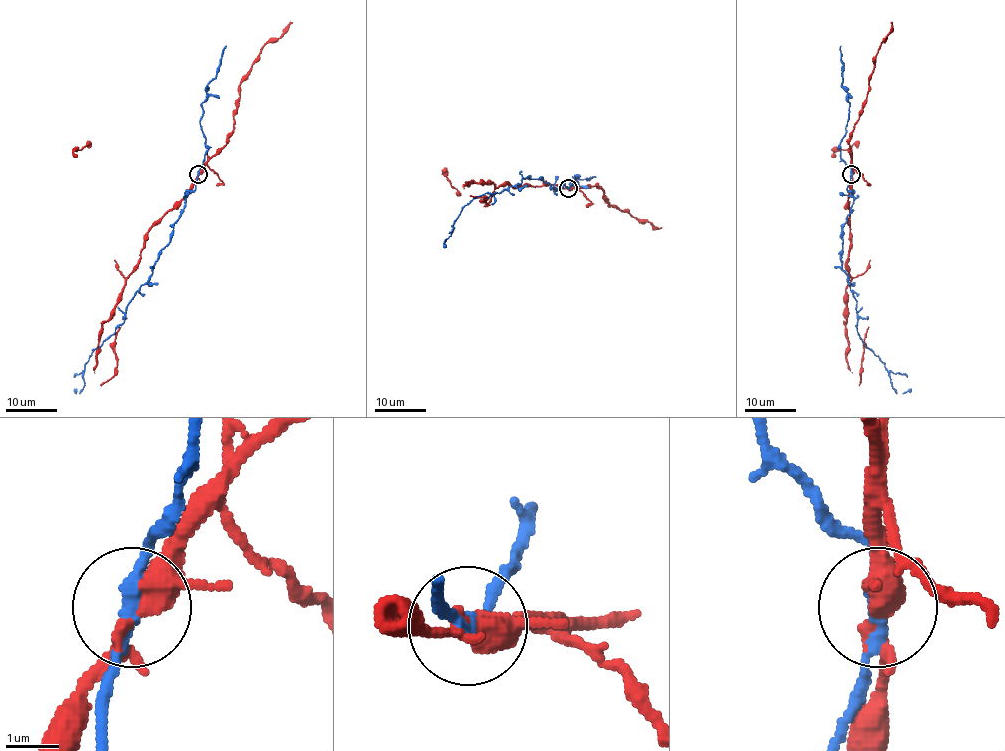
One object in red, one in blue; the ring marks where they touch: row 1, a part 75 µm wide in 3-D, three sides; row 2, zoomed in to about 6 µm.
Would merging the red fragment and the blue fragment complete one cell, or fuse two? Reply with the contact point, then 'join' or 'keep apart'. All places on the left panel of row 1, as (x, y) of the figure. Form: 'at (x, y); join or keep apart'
at (198, 174); keep apart

